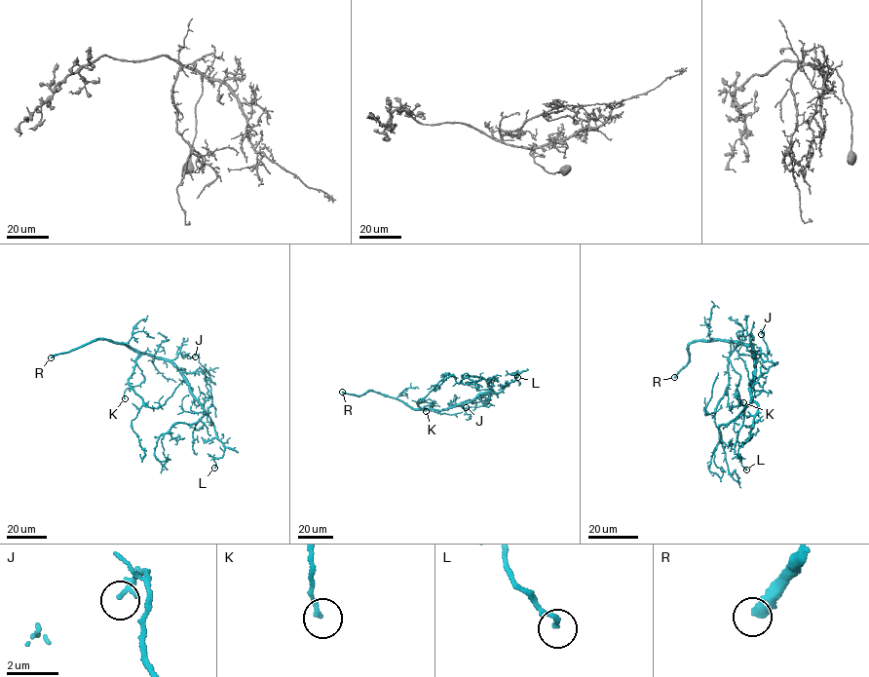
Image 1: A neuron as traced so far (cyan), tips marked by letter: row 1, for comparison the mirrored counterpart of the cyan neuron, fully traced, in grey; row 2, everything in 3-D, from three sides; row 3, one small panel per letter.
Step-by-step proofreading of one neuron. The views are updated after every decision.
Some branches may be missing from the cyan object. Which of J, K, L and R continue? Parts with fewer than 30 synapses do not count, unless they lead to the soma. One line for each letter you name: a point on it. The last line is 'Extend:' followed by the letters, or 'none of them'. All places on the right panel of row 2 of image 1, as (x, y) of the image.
R: place (674, 377)
Extend: R

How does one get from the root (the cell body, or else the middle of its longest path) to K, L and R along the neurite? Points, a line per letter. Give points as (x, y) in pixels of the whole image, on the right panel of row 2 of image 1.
K: (753, 348), (749, 343), (738, 345), (729, 357), (733, 368), (740, 376), (736, 390), (743, 402)
L: (753, 348), (755, 368), (750, 391), (758, 406), (757, 414), (749, 438), (737, 452), (746, 470)
R: (753, 348), (749, 343), (739, 345), (717, 340), (692, 342), (688, 345), (689, 359), (674, 377)

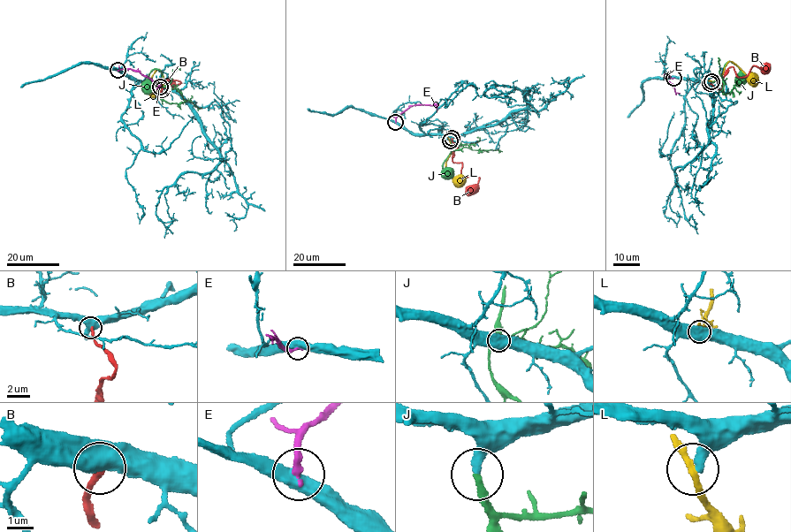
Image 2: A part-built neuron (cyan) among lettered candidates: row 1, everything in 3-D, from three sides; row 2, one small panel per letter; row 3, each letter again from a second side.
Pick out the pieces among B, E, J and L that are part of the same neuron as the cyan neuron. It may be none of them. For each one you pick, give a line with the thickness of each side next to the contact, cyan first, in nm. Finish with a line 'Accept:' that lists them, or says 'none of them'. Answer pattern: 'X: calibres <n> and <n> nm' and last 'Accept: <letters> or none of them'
J: calibres 360 and 280 nm
Accept: J

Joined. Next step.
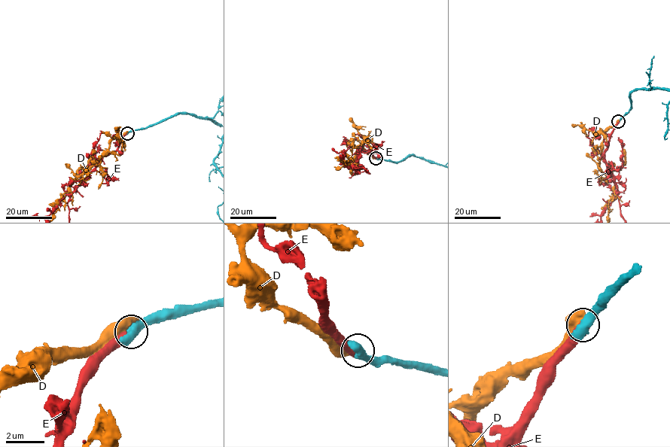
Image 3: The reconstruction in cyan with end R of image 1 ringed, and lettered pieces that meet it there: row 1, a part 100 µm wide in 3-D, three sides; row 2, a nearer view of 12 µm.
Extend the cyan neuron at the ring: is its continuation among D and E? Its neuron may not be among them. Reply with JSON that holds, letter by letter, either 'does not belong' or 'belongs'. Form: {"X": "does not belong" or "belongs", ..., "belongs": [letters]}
{"D": "does not belong", "E": "belongs", "belongs": ["E"]}

